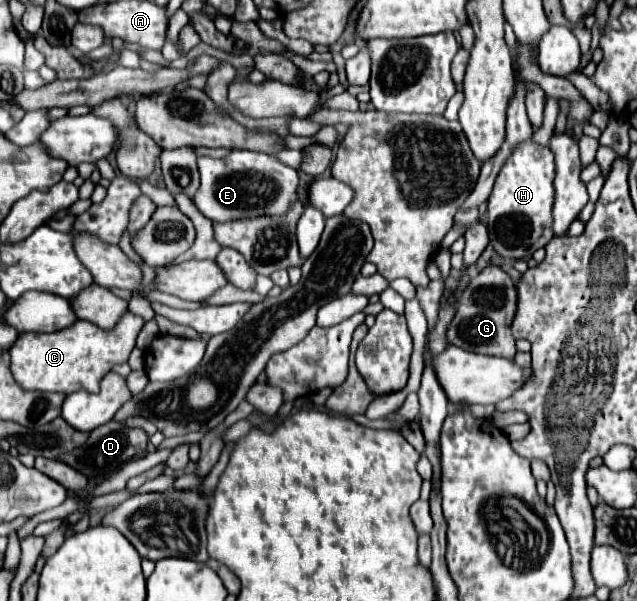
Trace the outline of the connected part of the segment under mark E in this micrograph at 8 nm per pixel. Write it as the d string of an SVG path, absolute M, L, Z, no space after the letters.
M236 149L222 159L200 157L198 169L202 183L194 195L194 205L204 217L216 223L252 219L262 215L278 217L288 213L288 209L292 209L292 205L298 201L298 171L266 153Z

